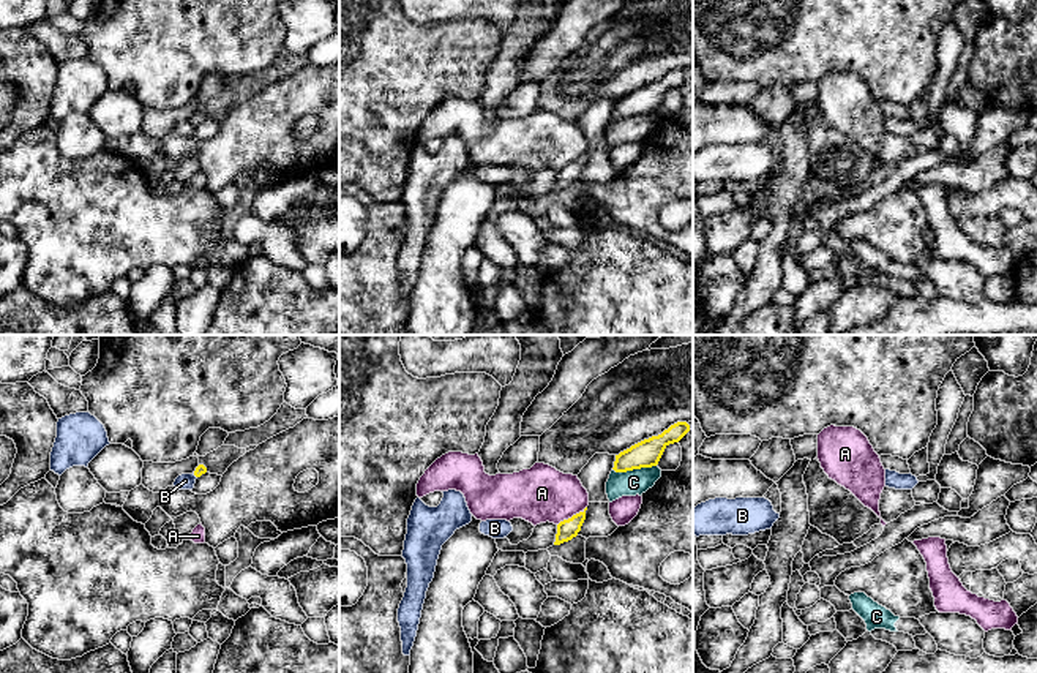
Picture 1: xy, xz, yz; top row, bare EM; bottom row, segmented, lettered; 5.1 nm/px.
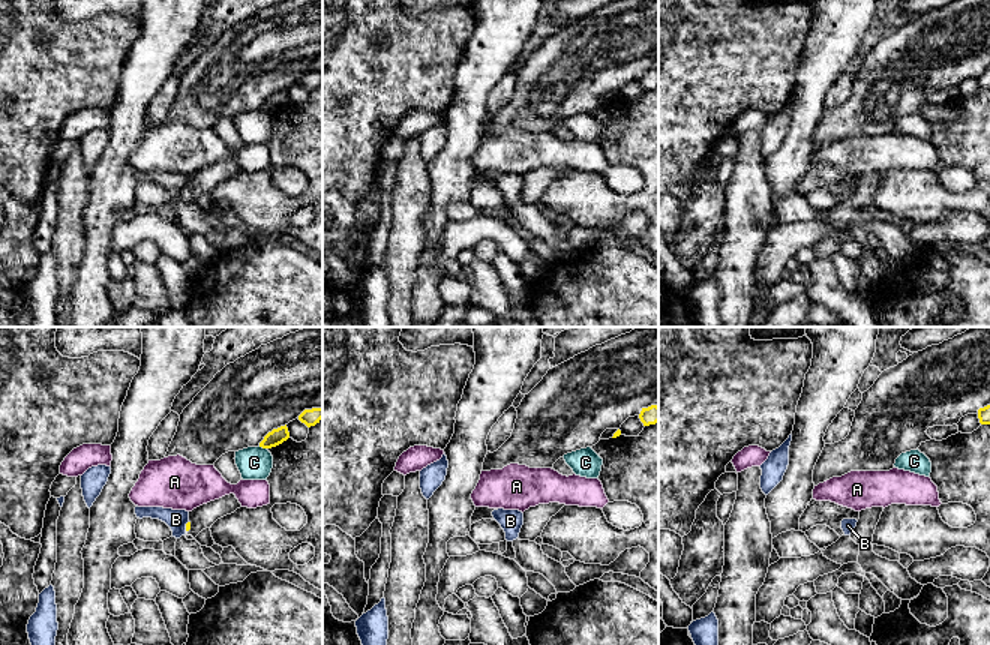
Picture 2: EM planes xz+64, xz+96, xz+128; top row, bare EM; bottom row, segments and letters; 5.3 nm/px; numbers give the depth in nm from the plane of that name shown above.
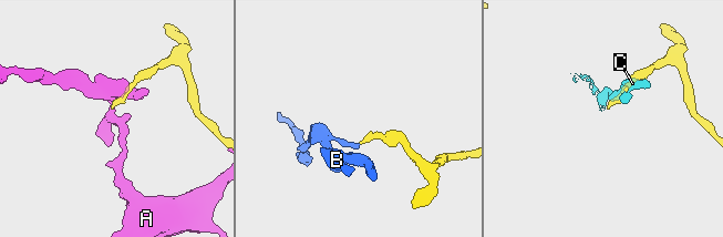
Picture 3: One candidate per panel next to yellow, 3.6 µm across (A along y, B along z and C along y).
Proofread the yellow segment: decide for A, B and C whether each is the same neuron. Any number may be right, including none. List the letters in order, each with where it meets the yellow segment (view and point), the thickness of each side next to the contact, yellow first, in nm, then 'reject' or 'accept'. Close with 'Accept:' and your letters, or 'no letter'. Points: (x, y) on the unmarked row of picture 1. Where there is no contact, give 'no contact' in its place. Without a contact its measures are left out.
A: meets yellow in xz at (573, 161); 100 nm thick on the yellow side, 280 nm on the other; reject
B: no contact; reject
C: meets yellow in xz at (633, 114); 140 nm thick on the yellow side, 130 nm on the other; reject
Accept: no letter

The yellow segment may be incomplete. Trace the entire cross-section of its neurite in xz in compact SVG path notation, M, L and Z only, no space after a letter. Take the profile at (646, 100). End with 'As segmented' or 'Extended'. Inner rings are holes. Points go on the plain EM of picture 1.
M677 68L661 81L644 85L616 101L612 115L616 118L627 118L633 115L657 112L665 95L669 90L679 88L688 77L690 71L687 68Z. As segmented

